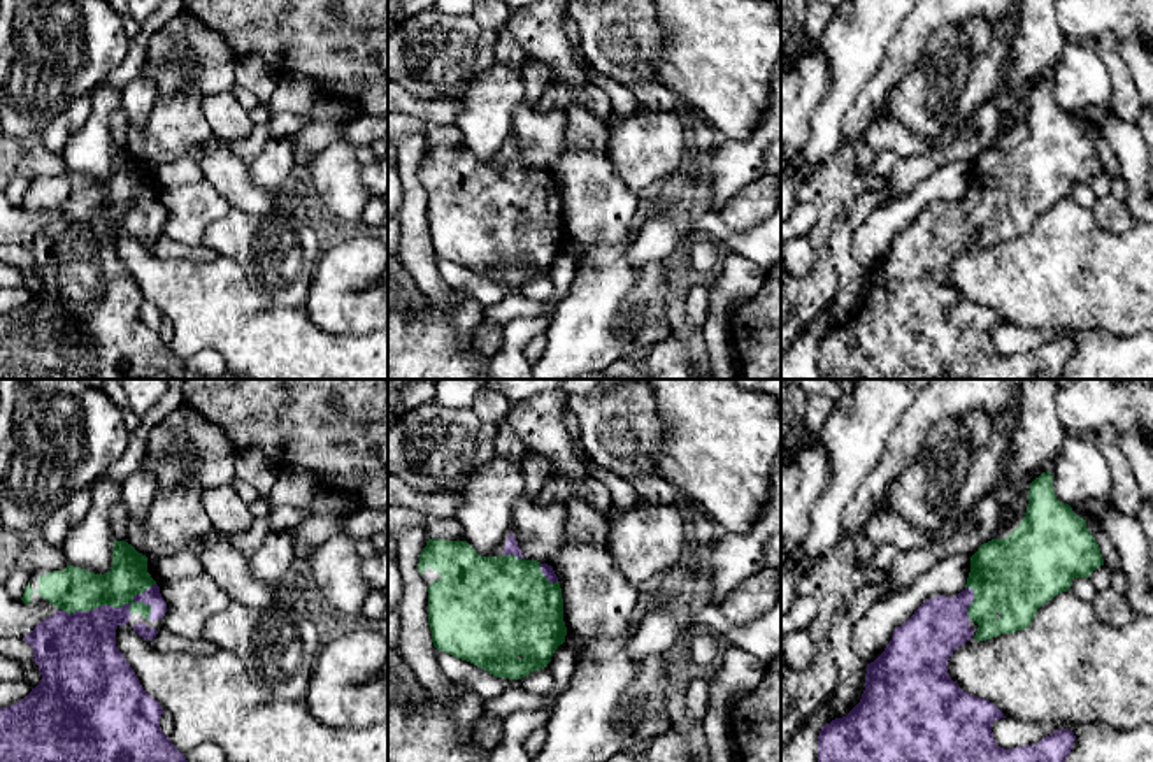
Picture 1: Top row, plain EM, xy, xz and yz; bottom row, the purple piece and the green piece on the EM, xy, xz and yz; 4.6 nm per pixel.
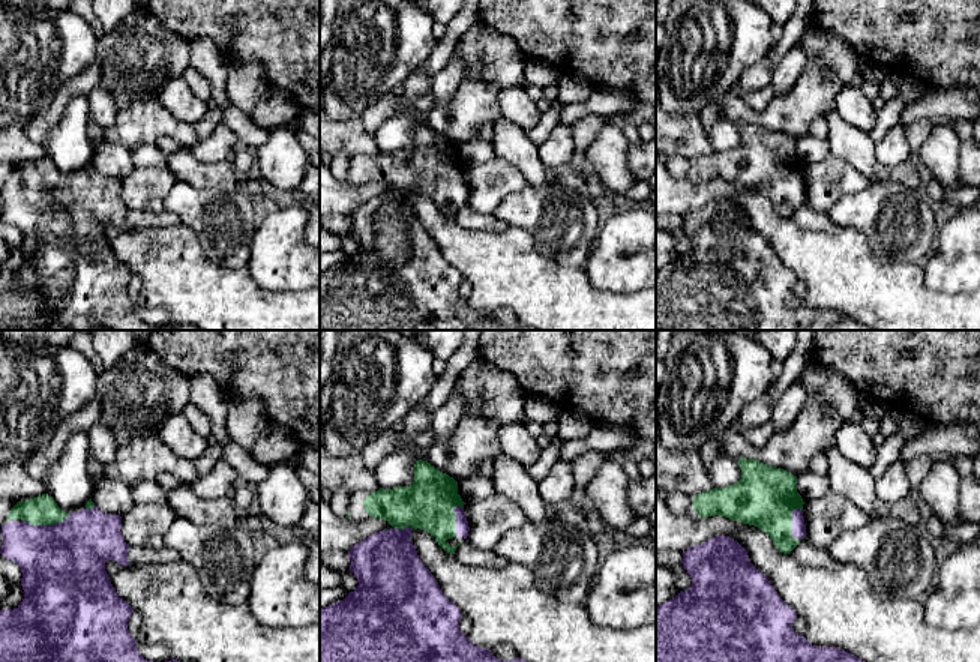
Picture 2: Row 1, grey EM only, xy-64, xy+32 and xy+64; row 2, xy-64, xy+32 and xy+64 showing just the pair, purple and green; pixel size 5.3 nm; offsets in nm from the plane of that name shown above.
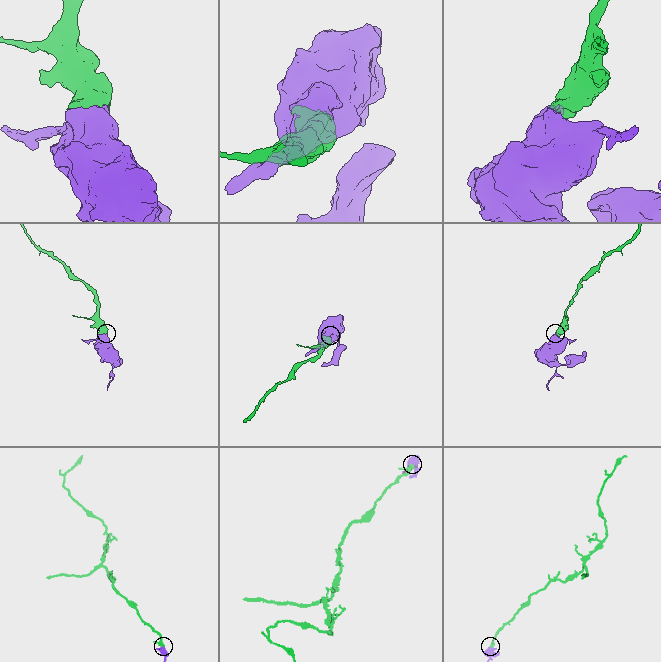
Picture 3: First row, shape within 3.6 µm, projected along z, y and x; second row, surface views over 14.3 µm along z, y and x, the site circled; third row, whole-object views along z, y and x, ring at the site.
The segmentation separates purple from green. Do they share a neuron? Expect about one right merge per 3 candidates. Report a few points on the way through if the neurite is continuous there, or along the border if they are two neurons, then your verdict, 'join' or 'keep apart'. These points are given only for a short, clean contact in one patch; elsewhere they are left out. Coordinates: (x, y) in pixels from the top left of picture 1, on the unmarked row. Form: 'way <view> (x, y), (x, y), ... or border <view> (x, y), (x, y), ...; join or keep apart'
join

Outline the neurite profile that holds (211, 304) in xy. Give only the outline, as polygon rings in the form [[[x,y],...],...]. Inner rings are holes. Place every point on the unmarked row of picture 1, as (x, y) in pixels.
[[[118,232],[116,253],[146,300],[172,323],[168,346],[181,360],[212,349],[225,358],[228,372],[247,379],[388,379],[388,332],[326,334],[311,321],[305,307],[276,306],[256,293],[242,267],[228,256],[161,260],[128,232]]]

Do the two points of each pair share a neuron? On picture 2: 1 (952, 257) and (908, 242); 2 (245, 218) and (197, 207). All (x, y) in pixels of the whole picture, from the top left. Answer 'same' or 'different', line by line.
1: different
2: same

